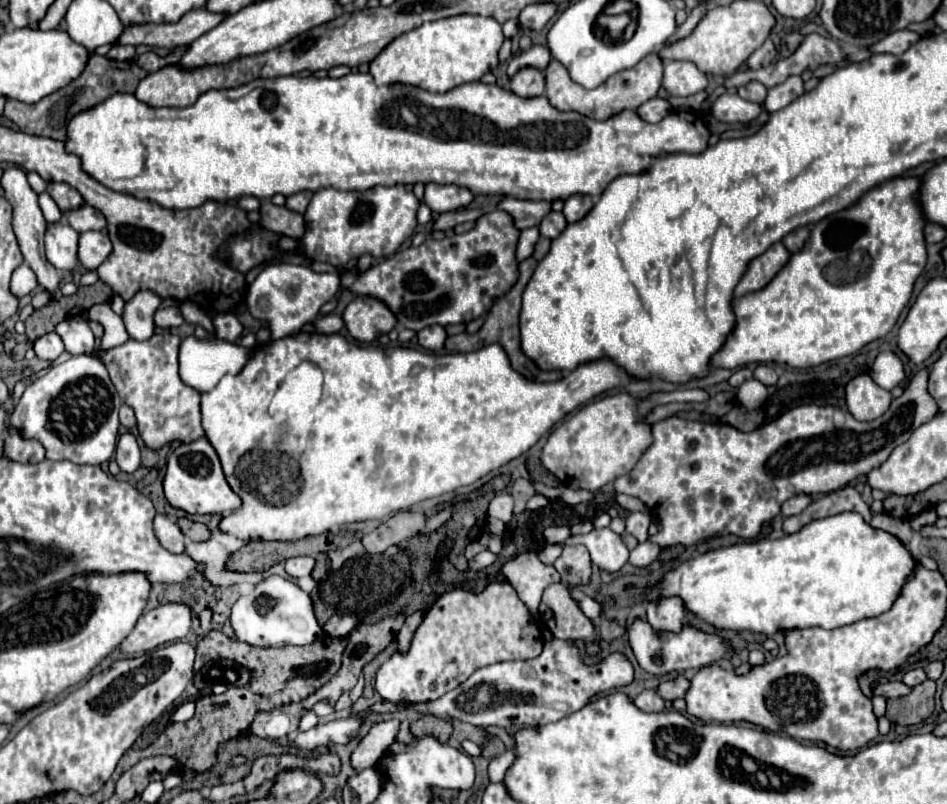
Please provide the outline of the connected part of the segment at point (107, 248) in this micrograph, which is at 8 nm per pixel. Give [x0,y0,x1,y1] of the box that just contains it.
[78,231,112,271]

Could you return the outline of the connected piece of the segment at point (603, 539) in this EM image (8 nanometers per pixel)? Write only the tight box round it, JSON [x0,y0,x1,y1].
[564,529,628,573]

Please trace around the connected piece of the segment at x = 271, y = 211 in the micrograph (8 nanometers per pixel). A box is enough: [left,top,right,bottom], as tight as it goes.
[262,201,306,237]

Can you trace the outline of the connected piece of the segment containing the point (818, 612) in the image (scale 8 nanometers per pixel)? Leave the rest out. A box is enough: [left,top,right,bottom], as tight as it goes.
[656,513,918,635]

